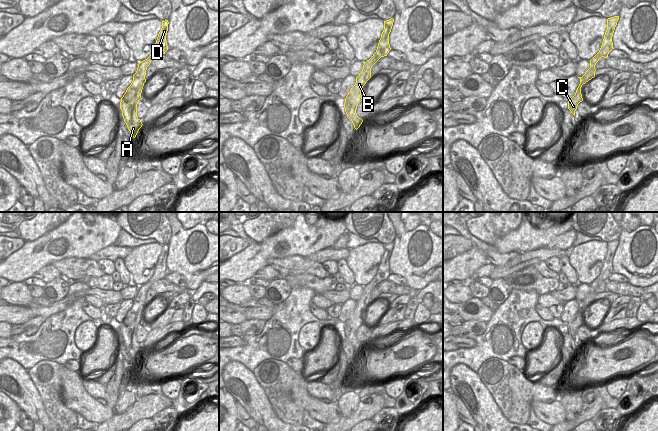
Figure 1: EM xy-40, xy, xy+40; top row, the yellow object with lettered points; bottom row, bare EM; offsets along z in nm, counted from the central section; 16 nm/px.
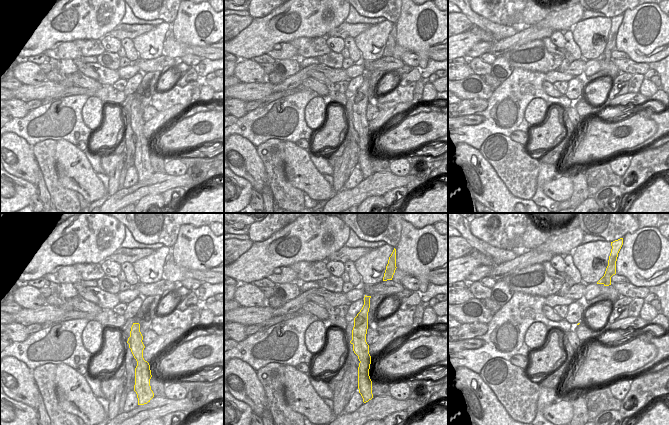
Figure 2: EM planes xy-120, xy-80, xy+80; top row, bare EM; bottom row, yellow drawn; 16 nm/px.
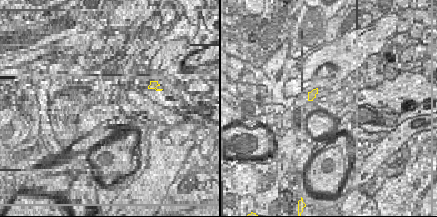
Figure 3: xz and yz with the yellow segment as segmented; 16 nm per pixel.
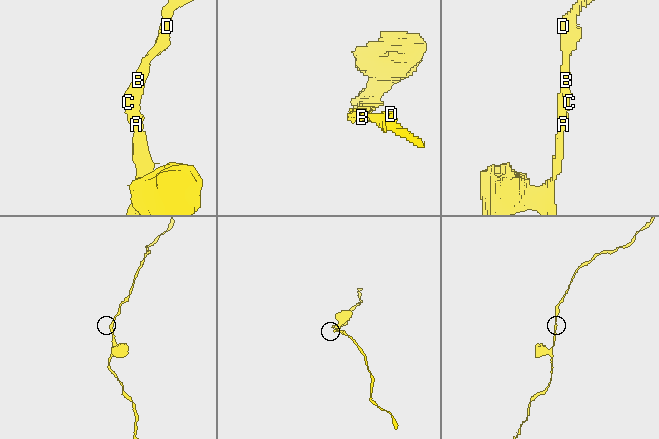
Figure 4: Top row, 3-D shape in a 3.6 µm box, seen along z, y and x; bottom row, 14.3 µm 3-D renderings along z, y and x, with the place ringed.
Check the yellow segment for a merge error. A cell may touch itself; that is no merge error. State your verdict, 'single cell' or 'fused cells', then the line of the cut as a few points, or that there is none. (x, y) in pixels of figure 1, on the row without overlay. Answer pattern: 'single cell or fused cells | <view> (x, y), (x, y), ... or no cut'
single cell | no cut

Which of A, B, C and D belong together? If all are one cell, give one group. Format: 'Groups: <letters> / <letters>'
Groups: A B C D

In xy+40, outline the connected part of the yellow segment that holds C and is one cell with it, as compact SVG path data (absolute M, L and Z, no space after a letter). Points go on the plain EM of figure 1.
M614 240L607 243L607 254L604 259L604 263L601 269L599 276L590 284L590 292L585 296L585 298L580 302L580 308L576 314L575 319L568 324L568 333L571 337L575 340L575 335L577 330L580 326L583 325L582 318L581 318L581 311L583 308L591 304L595 301L595 289L596 287L602 282L607 282L609 276L614 273L612 260L619 244L619 240Z

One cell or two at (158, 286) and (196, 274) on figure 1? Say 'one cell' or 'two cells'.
two cells

